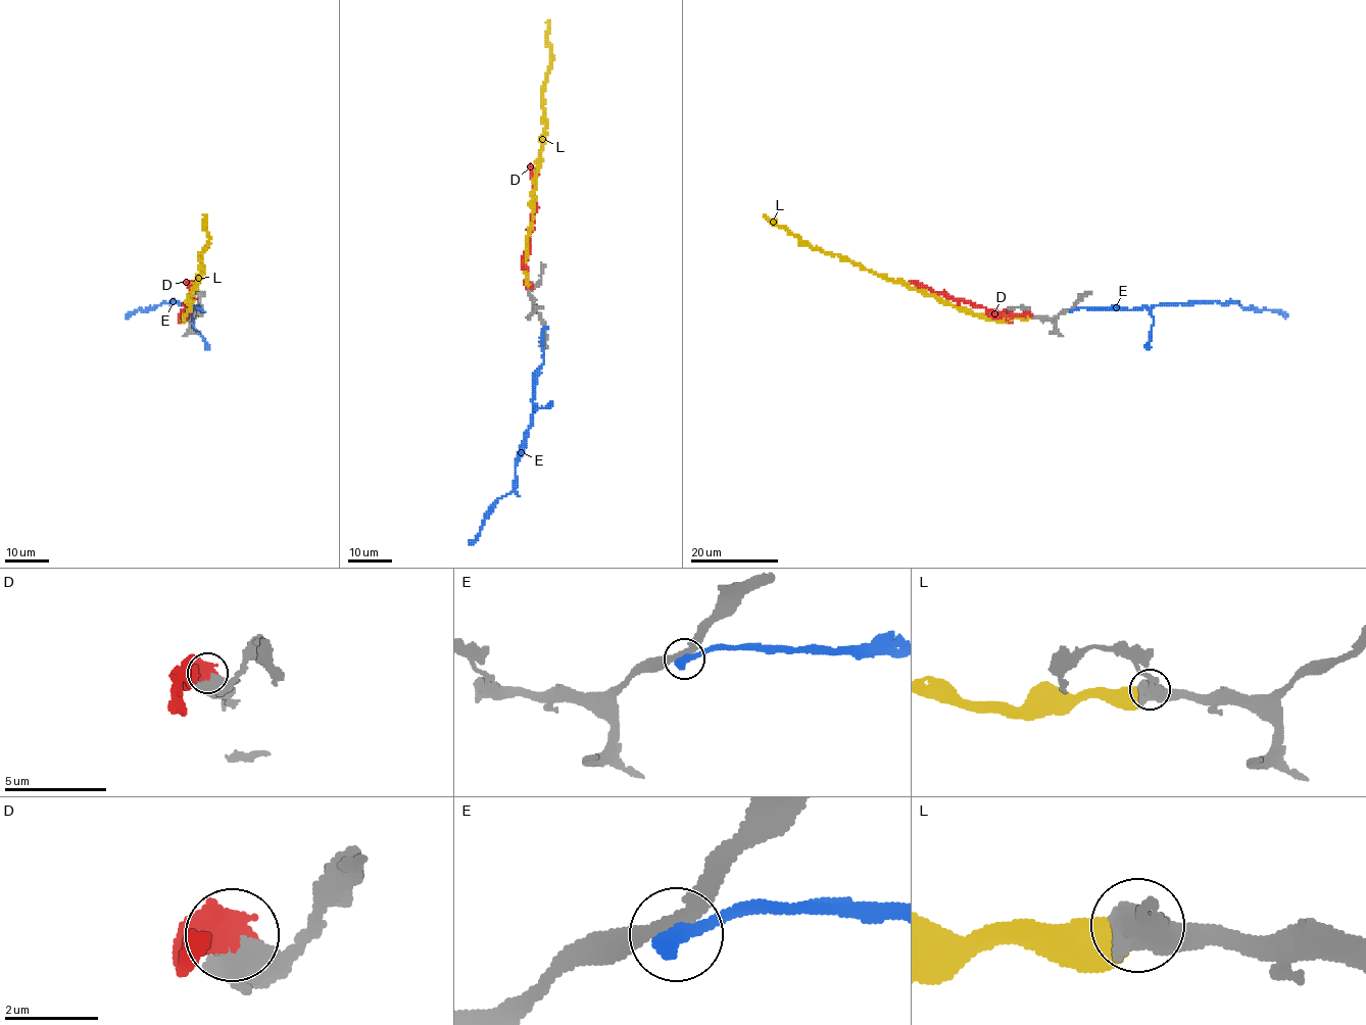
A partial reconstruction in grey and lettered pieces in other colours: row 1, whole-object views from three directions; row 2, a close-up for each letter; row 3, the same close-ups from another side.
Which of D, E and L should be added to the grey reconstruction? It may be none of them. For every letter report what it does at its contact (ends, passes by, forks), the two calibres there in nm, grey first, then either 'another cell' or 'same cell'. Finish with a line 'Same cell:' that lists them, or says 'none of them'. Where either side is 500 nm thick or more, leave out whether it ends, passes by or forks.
D: 480 nm thick on the grey side, 600 nm on the other; another cell
E: it ends there; 360 nm thick on the grey side, 420 nm on the other; another cell
L: 800 nm thick on the grey side, 600 nm on the other; same cell
Same cell: L

